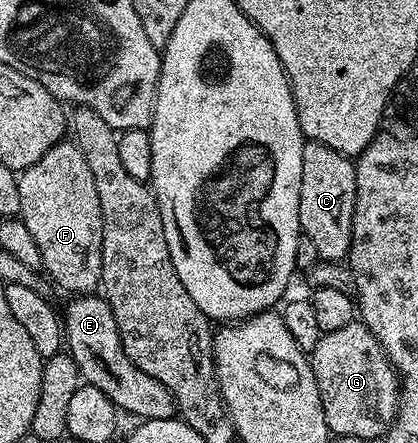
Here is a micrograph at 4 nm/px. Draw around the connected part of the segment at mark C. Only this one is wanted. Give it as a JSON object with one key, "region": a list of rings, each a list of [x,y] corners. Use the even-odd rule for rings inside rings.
{"region":[[[306,142],[303,149],[303,181],[299,185],[299,225],[301,234],[311,237],[318,256],[325,261],[341,261],[348,256],[353,236],[353,214],[355,213],[355,173],[357,164],[350,156],[329,149],[322,143]]]}

